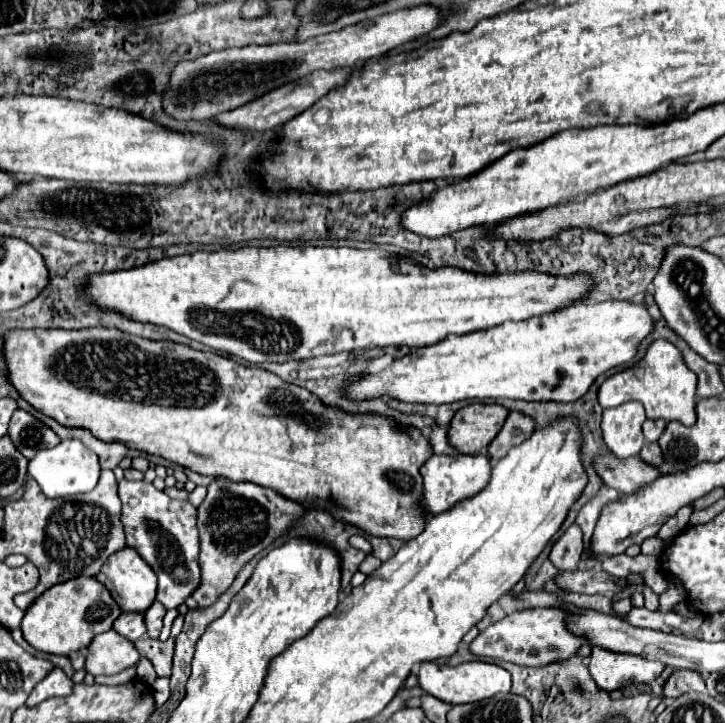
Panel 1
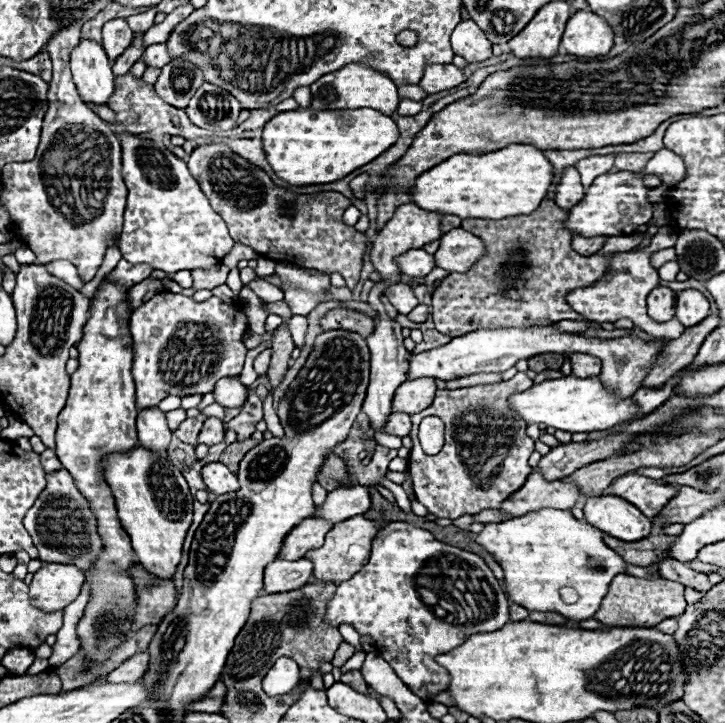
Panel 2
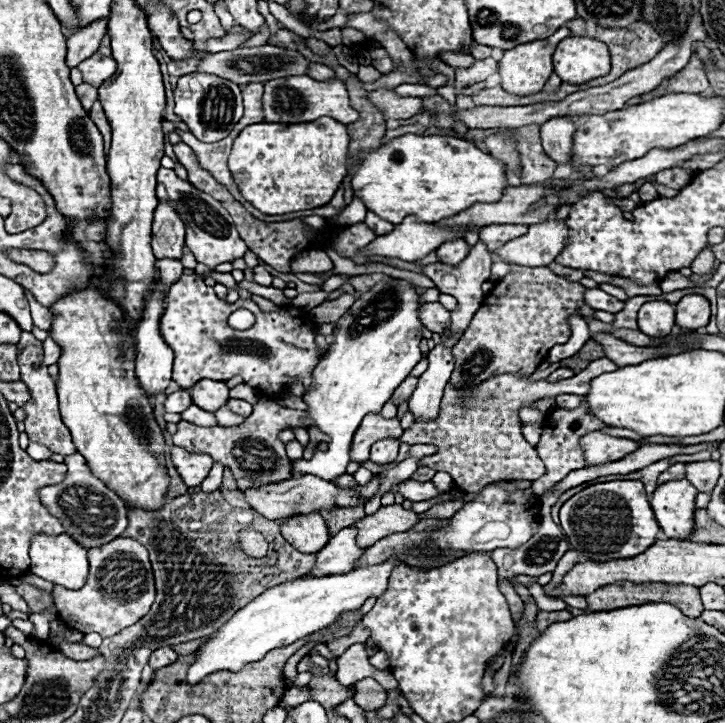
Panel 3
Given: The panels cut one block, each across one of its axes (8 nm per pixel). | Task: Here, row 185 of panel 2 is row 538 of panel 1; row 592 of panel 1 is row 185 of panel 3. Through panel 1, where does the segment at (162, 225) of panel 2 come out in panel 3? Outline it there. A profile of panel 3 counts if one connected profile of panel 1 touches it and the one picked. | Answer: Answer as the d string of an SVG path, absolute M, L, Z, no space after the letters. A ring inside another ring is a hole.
M168 168L158 170L156 194L158 194L160 202L170 202L174 206L174 210L180 214L180 218L184 220L186 244L190 246L190 250L194 252L194 256L200 264L216 268L222 262L232 262L236 258L242 258L244 252L248 250L244 240L238 236L230 214L220 206L220 202L216 202L212 196L196 190L190 182L178 178L174 174L174 170L168 170Z

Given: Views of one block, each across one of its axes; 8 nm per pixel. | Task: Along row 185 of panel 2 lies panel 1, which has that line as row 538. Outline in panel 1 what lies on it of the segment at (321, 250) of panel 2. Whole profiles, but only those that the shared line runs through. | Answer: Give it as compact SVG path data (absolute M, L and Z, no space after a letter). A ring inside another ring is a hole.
M216 478L208 486L204 502L198 506L202 580L192 594L198 606L210 606L216 602L216 598L234 582L242 566L262 552L274 538L286 534L300 514L300 504L270 488L262 488L252 482L230 482L228 478Z

